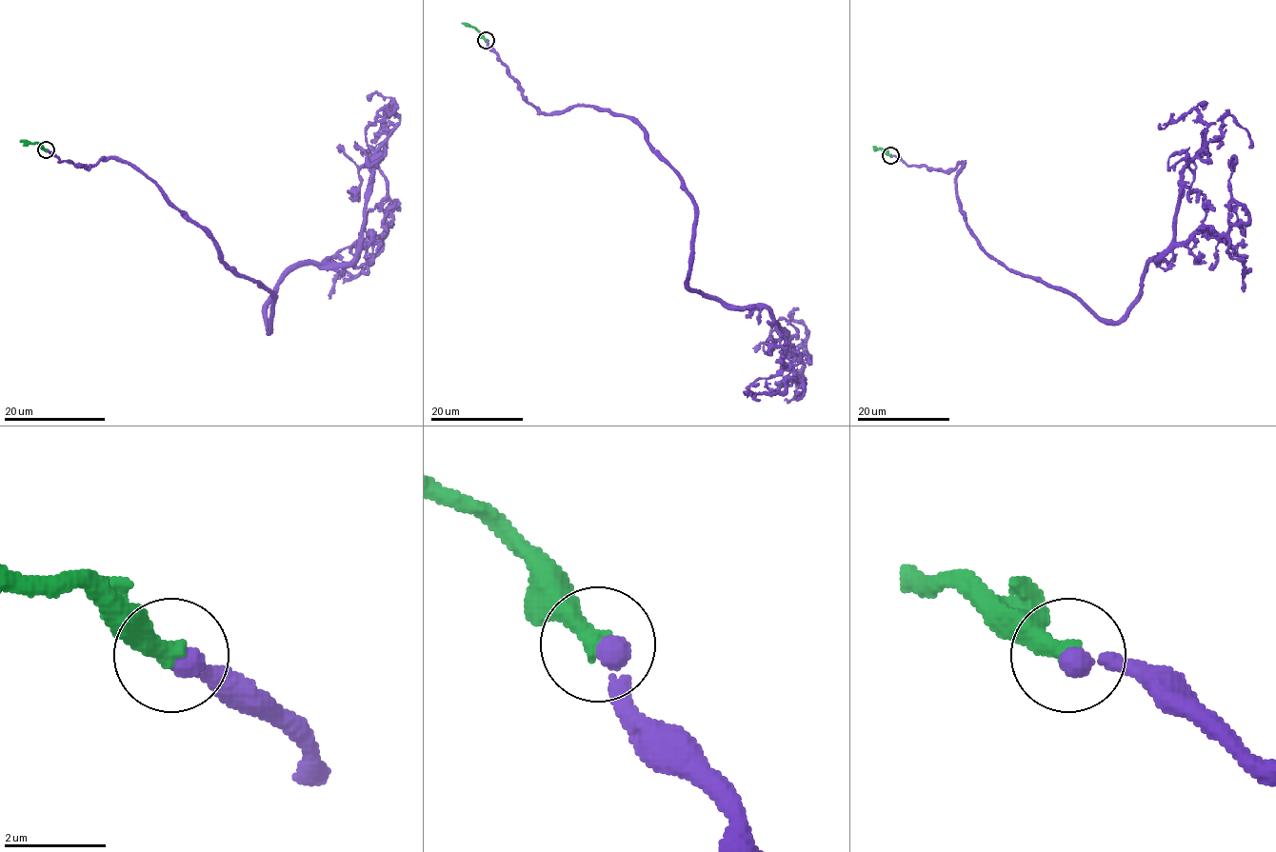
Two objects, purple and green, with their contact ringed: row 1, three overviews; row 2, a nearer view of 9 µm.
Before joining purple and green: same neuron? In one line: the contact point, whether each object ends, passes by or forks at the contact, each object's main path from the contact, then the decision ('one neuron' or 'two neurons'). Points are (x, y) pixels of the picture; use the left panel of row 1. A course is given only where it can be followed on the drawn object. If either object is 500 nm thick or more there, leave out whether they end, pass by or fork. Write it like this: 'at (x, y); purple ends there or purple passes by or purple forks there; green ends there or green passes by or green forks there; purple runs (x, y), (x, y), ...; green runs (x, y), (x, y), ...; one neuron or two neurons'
at (46, 149); purple ends there; green ends there; purple runs (45, 150), (136, 166), (271, 295), (270, 331), (267, 303), (290, 271), (353, 258), (394, 100), (387, 115); green runs (45, 150), (37, 143), (20, 140); one neuron

